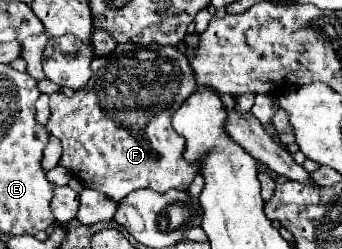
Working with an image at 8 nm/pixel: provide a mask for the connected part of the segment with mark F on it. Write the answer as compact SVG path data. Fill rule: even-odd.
M133 42L117 44L111 54L95 56L91 62L91 70L93 74L87 86L75 90L71 98L63 96L63 92L55 92L49 96L51 118L47 122L47 128L53 132L53 136L61 140L63 156L59 164L67 168L75 178L79 178L83 186L107 194L115 202L121 202L129 192L137 188L153 188L157 192L167 192L169 188L187 190L193 178L199 174L199 164L189 164L183 158L185 138L173 132L171 118L173 112L177 112L177 108L189 96L193 96L199 86L181 48L159 44L149 44L149 48L141 48Z

